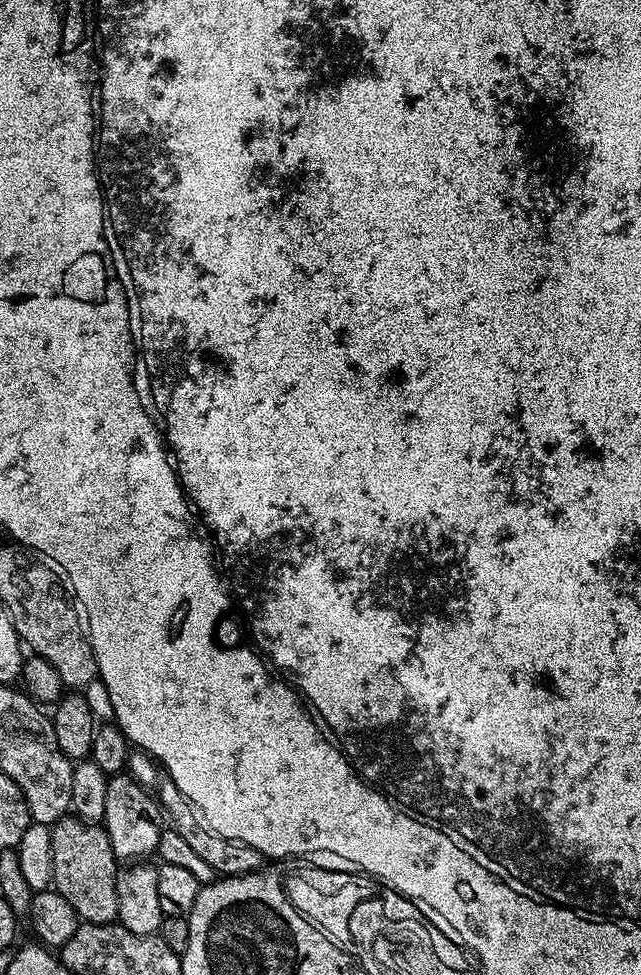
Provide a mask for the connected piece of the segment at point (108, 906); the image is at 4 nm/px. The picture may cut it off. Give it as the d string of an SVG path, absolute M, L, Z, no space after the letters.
M65 815L51 825L52 876L51 883L77 914L81 921L106 924L117 919L116 878L118 861L112 855L108 834L103 827L87 823L75 815Z

